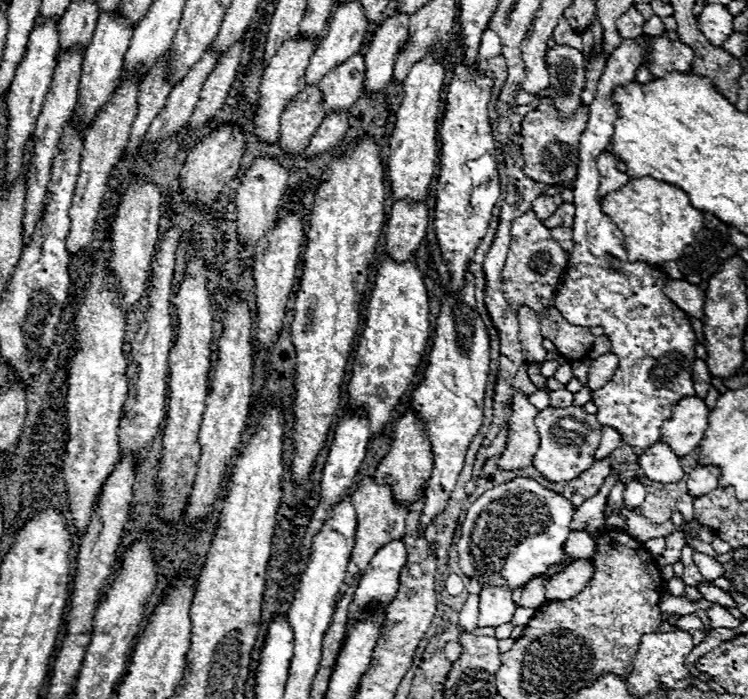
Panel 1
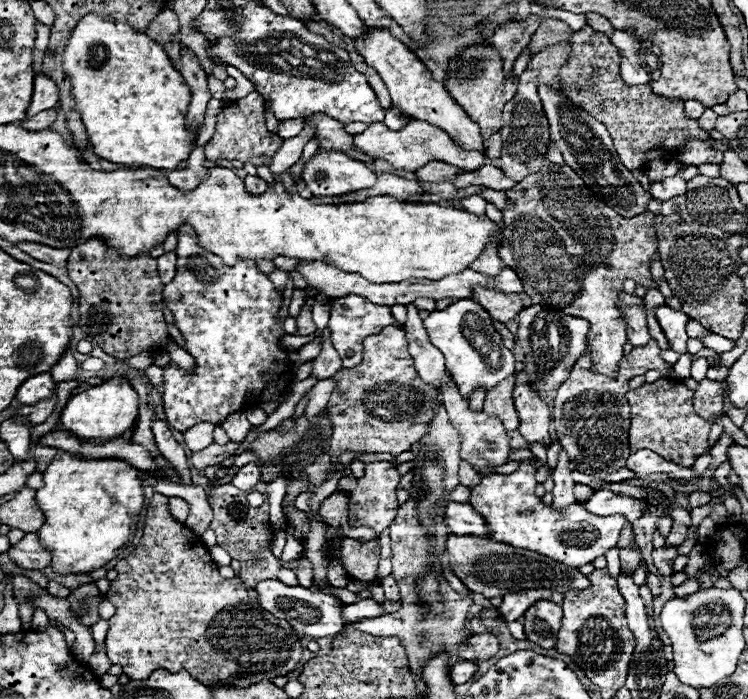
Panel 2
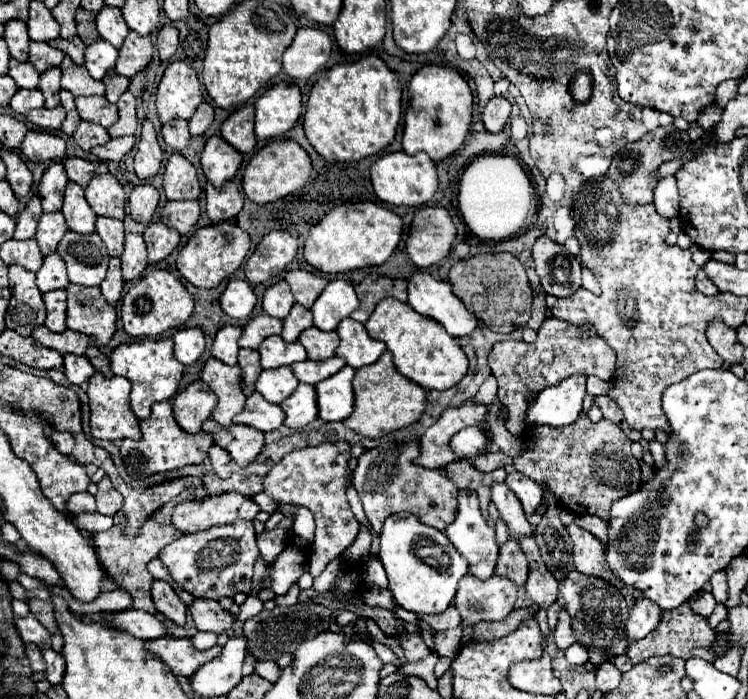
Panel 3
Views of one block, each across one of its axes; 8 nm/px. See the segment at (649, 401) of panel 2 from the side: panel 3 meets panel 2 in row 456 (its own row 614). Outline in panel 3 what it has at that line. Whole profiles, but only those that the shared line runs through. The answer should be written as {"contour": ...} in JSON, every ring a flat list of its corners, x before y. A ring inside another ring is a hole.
{"contour":[[684,602,680,608,676,610,668,610,668,612,662,612,662,622,660,626,650,632,644,640,638,640,634,642,630,648,628,648,628,656,632,660,632,664,640,664,642,660,646,658,652,658,652,656,664,656,664,654,674,654,678,658,692,658,692,650,694,648,710,648,712,646,712,636,714,636,714,630,708,626,708,620,694,614,690,604]]}

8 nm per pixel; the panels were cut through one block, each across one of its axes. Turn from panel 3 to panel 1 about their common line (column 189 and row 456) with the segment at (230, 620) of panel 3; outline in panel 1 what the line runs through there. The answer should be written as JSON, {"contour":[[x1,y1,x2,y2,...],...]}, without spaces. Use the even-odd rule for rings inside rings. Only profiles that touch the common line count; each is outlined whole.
{"contour":[[606,456,604,460,594,462,592,468,584,470,576,480,564,484,562,494,572,502,574,508,578,508,584,500,592,498,598,492,598,488,604,484,604,478,610,474,610,464,612,458]]}

